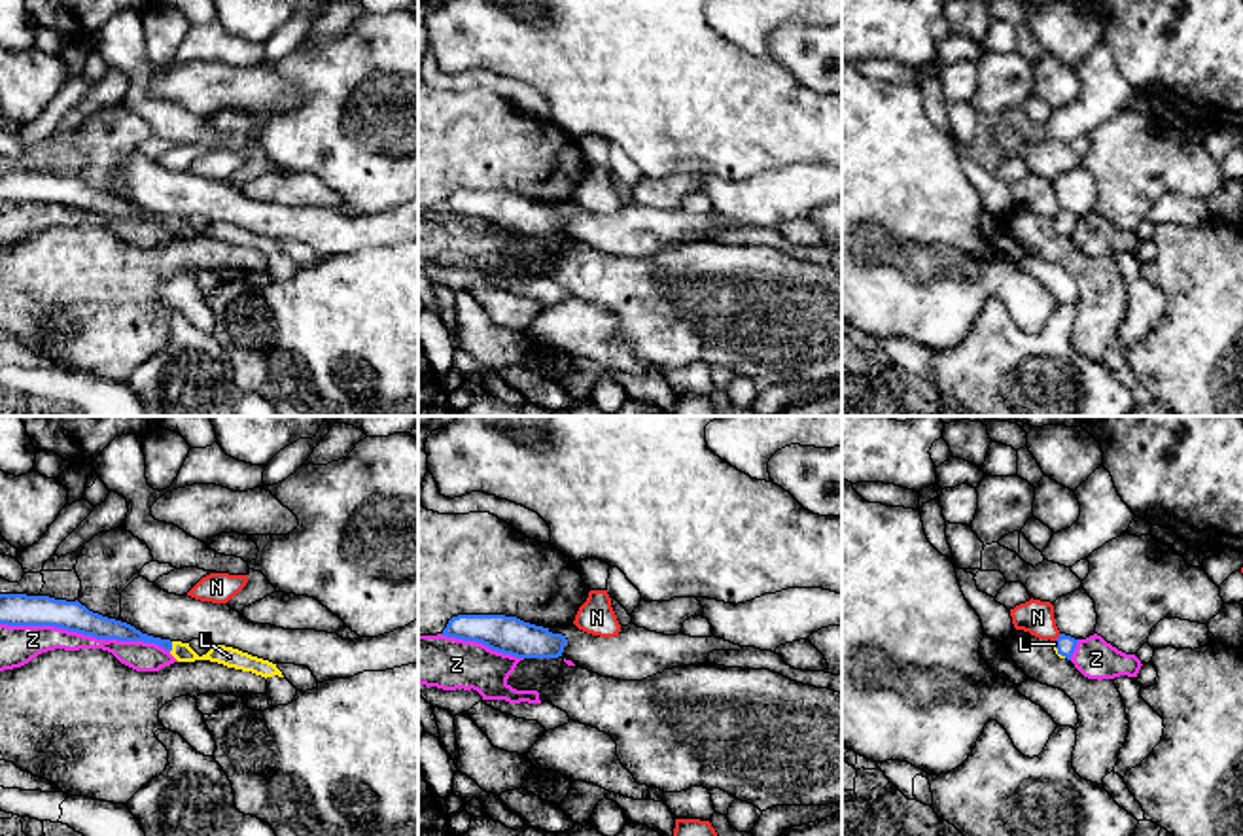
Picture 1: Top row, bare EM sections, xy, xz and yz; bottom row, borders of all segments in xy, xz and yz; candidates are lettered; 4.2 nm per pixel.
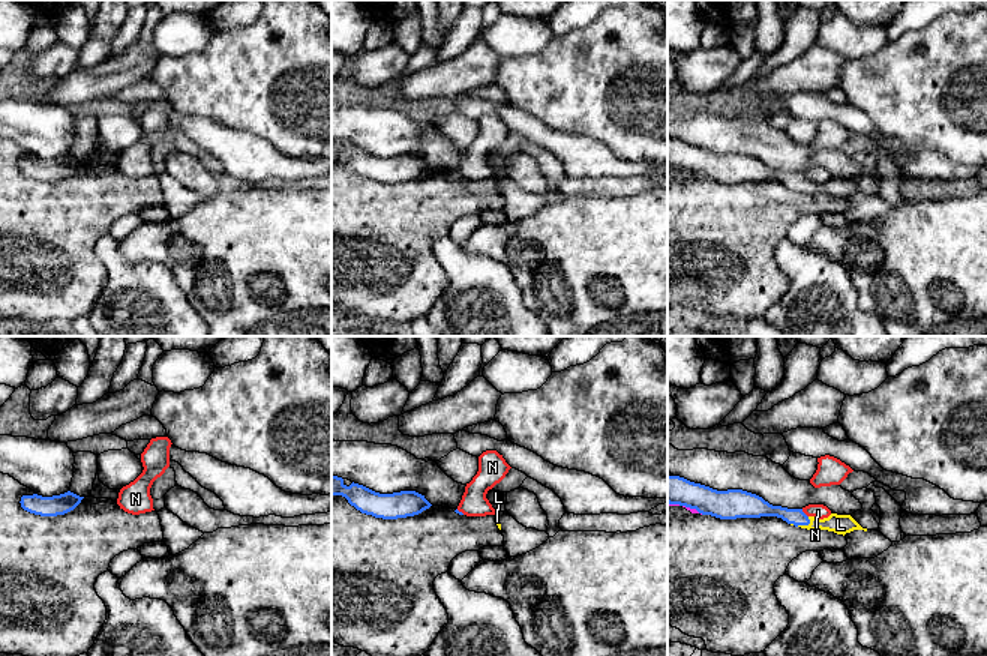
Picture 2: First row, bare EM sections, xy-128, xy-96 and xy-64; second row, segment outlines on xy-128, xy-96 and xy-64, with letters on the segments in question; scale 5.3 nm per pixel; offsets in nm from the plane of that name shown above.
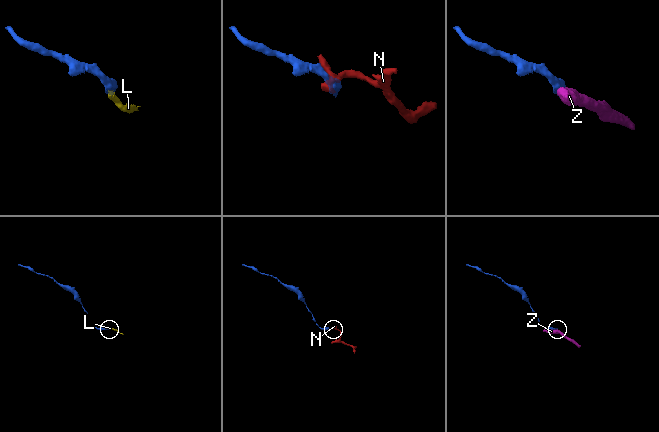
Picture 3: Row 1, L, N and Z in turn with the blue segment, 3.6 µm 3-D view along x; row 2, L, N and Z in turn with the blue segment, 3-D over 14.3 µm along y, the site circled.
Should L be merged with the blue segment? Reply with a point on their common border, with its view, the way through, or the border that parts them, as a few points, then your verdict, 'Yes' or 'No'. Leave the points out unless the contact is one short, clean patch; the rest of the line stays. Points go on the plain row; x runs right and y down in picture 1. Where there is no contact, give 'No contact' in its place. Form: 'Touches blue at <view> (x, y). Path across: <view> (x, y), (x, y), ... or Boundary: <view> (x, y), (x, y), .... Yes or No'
Touches blue at xy (171, 224). Path across: xy (118, 207), (157, 216), (171, 224), (192, 233), (224, 231). Yes

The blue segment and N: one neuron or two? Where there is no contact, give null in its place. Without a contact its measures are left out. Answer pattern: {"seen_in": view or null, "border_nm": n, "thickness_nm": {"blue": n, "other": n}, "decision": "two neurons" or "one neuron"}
{"seen_in": "yz", "border_nm": 50, "thickness_nm": {"blue": 90, "other": 140}, "decision": "two neurons"}

